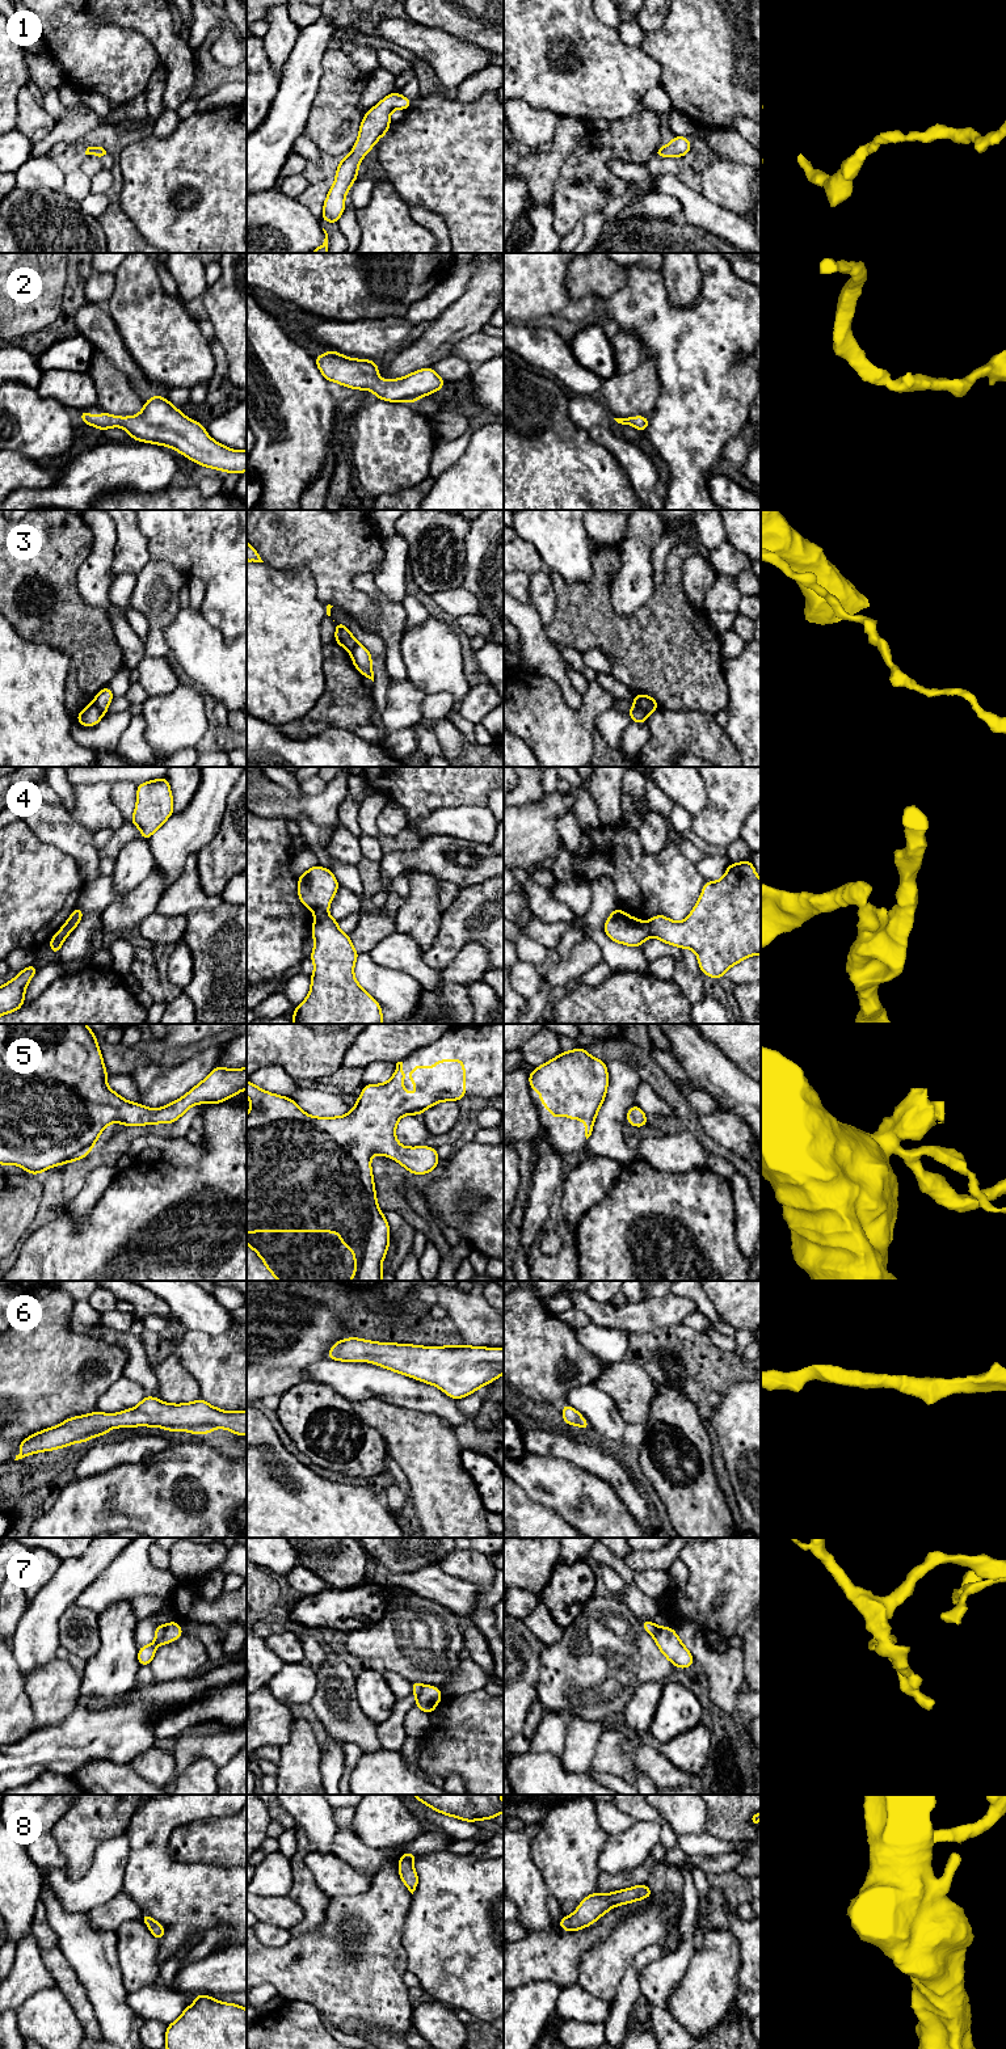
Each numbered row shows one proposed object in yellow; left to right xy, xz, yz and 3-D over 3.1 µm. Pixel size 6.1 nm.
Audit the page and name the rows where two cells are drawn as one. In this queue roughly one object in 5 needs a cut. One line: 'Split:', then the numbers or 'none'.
Split: 3, 4, 7

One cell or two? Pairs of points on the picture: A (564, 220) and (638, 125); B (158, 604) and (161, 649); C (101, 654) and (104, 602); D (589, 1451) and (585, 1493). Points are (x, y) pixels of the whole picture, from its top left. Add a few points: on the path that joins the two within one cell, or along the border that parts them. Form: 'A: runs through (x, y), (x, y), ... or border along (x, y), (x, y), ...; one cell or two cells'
A: runs through (575, 195), (585, 185), (585, 172), (613, 144); one cell
B: runs through (158, 615), (158, 639); one cell
C: border along (78, 593), (85, 602), (105, 612), (116, 639); two cells
D: border along (559, 1458), (603, 1479), (613, 1489); two cells

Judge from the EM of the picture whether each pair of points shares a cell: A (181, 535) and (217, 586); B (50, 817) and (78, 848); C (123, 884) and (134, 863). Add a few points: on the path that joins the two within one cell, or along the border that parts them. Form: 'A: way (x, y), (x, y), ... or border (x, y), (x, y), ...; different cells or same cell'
A: way (194, 548), (217, 573); same cell
B: way (57, 825), (72, 840); same cell
C: way (126, 878), (131, 868); same cell

